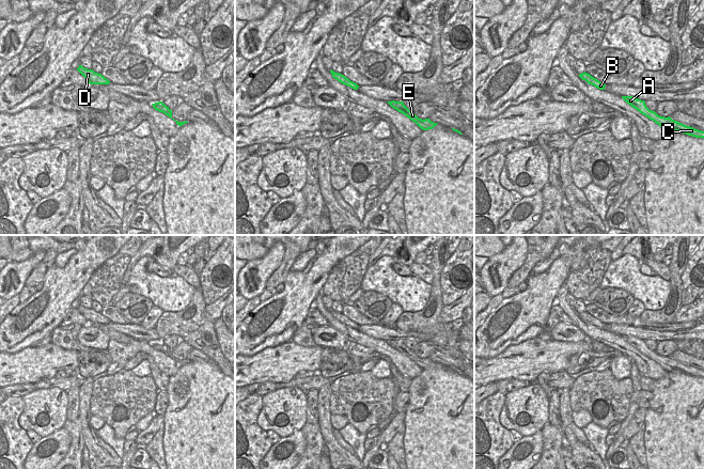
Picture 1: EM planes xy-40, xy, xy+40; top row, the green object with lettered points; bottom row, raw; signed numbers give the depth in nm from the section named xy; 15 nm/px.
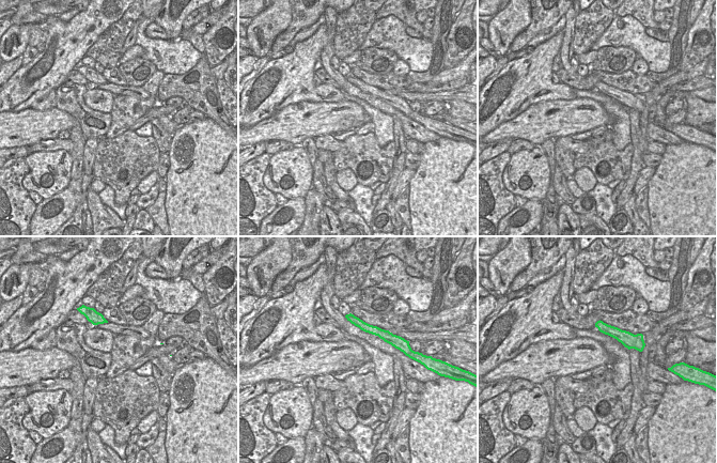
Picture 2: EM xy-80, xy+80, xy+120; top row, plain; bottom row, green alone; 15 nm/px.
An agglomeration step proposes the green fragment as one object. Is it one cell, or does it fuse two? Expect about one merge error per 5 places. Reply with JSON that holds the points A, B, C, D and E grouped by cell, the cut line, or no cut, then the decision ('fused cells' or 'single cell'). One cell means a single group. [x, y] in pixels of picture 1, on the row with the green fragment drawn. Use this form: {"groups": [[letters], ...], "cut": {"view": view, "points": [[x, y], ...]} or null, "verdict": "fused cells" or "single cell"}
{"groups": [["A", "B", "C", "D", "E"]], "cut": null, "verdict": "single cell"}

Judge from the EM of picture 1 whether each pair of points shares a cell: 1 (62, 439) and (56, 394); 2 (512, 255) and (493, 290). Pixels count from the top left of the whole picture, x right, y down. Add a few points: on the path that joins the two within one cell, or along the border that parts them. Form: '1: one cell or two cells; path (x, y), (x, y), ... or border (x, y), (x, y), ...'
1: two cells; border (62, 426), (42, 437)
2: one cell; path (507, 265), (502, 270), (502, 285)

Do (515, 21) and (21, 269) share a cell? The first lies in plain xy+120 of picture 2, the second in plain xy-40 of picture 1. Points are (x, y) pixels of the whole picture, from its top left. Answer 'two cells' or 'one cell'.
one cell

